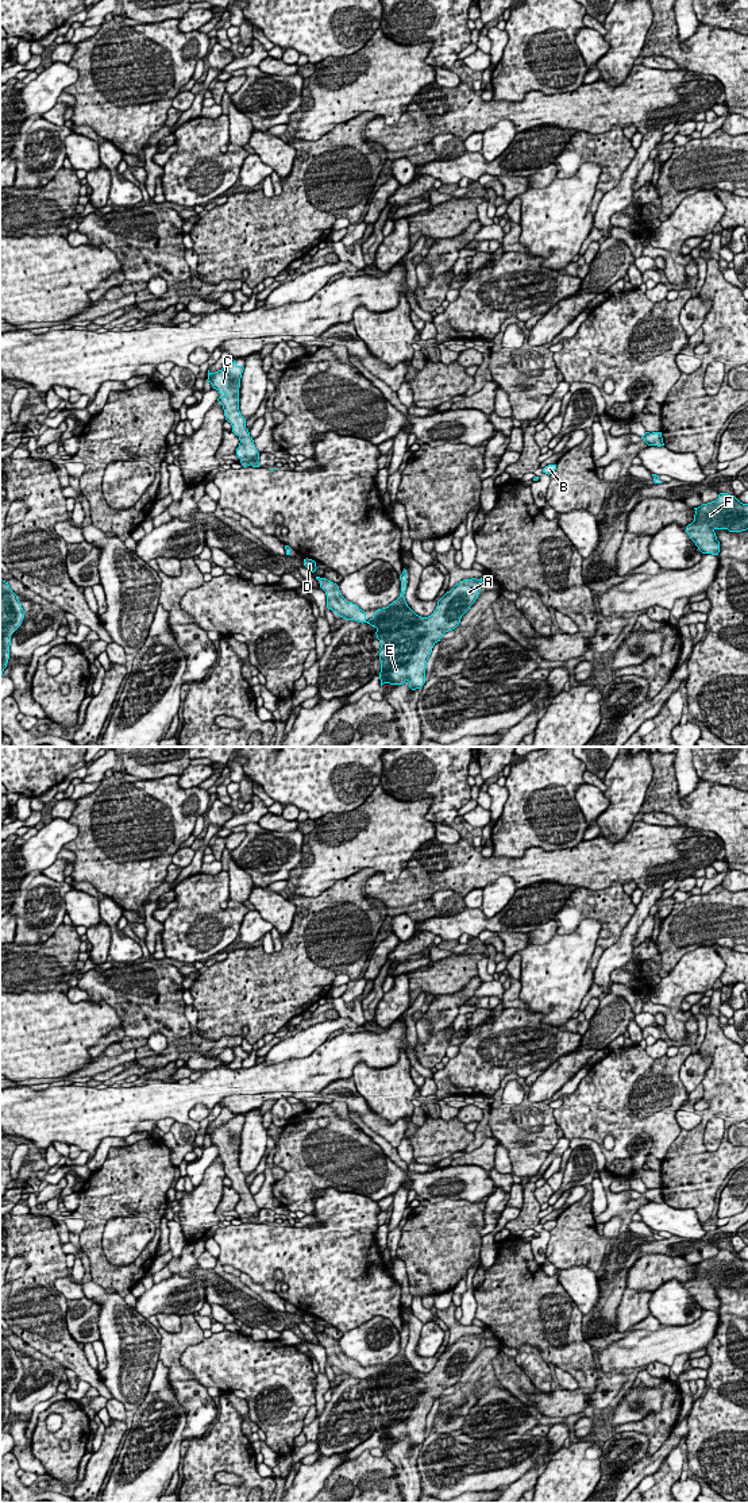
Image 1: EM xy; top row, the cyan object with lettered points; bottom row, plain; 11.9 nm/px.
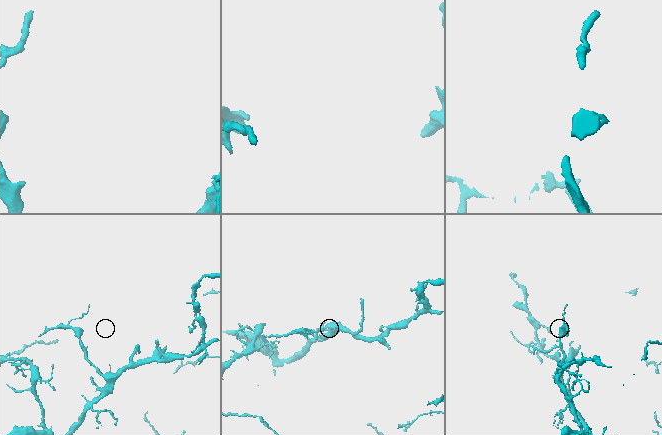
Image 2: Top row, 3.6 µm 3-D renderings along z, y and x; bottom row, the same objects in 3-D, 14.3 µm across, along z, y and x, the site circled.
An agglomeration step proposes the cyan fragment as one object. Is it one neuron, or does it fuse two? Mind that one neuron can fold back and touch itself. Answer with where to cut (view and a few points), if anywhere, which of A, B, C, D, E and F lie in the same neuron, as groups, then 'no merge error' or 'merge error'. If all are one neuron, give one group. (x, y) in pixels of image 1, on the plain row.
no cut | A B C D E F | no merge error

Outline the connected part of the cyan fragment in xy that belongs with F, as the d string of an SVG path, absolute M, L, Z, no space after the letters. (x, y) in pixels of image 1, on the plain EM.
M720 1249L716 1257L694 1265L694 1277L686 1283L686 1288L702 1310L718 1311L720 1298L716 1286L729 1288L748 1286L748 1260L728 1249Z

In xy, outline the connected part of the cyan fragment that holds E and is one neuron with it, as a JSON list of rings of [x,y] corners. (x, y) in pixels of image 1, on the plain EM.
[[[406,1326],[400,1331],[400,1353],[389,1363],[375,1367],[367,1377],[366,1368],[348,1359],[339,1342],[327,1334],[316,1333],[327,1350],[327,1364],[346,1376],[367,1379],[377,1384],[379,1396],[381,1442],[383,1440],[404,1441],[409,1438],[412,1446],[425,1440],[427,1417],[433,1402],[443,1391],[455,1386],[462,1372],[478,1354],[481,1336],[463,1336],[447,1348],[428,1373],[416,1371],[405,1357]]]

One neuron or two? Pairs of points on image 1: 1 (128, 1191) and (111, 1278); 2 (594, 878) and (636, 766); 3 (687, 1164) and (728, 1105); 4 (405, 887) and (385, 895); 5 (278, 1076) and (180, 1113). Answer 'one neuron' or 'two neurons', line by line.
1: one neuron
2: two neurons
3: one neuron
4: one neuron
5: one neuron

